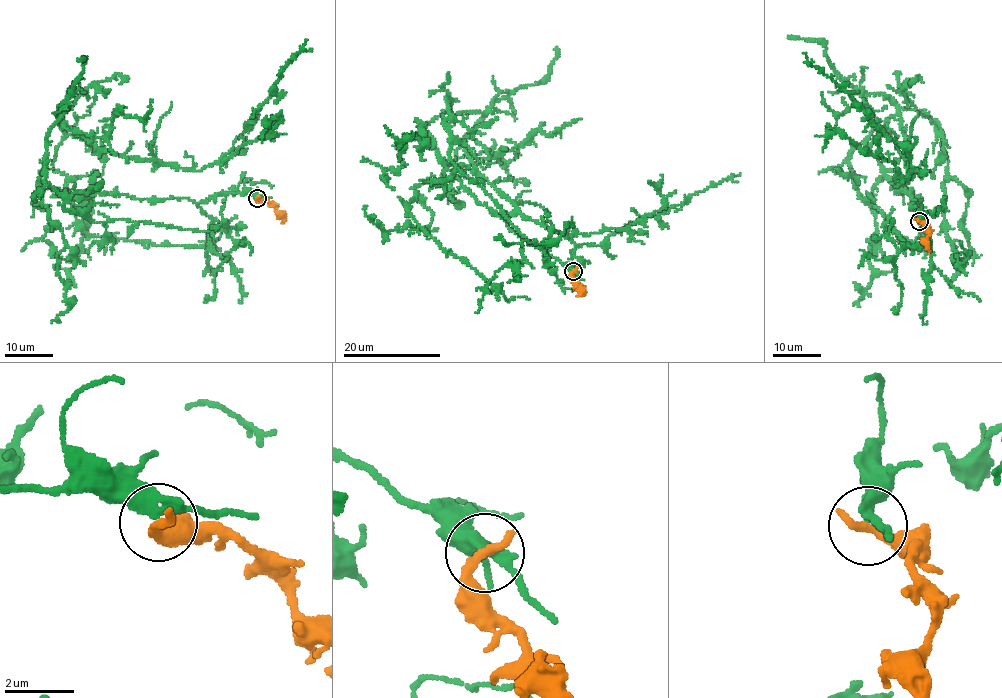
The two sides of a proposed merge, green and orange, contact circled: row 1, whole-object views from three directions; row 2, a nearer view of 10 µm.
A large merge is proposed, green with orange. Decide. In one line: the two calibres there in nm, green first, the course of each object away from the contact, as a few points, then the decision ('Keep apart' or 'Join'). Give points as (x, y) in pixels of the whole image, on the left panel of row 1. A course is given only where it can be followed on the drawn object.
Thickness 320 nm (green) against 340 nm. Course of green: (257, 197), (43, 188), (47, 132), (60, 106), (61, 121), (118, 156), (199, 170), (231, 150), (307, 39). Course of orange: (257, 198), (265, 199), (275, 207), (282, 223). Keep apart

